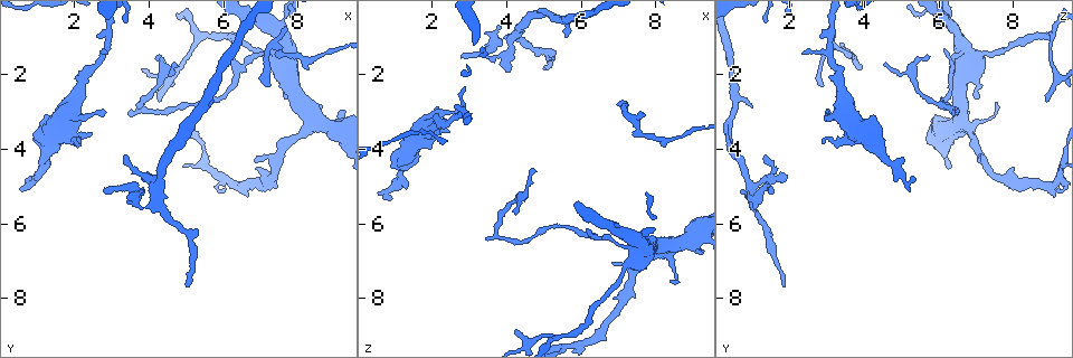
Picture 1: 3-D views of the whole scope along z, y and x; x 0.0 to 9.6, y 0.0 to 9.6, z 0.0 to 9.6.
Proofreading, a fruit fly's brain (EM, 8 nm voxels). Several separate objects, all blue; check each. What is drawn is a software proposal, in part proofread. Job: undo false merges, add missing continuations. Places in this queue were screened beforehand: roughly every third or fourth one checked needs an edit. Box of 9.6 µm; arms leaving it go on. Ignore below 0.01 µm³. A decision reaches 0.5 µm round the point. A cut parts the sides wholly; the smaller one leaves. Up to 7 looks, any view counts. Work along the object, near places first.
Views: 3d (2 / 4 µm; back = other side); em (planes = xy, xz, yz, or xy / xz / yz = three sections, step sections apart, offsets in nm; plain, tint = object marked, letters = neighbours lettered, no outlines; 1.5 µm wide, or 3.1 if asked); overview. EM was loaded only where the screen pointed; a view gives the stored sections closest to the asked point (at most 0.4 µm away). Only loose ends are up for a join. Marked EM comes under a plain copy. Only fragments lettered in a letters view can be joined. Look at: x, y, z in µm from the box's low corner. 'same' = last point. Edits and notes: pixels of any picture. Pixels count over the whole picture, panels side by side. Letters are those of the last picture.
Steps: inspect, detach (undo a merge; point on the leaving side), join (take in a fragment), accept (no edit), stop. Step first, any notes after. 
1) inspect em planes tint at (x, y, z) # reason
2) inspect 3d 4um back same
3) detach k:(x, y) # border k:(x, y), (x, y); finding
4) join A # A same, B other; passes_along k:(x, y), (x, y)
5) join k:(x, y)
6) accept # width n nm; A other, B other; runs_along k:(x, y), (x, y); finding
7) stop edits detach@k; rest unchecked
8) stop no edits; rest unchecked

inspect 3d 2um at (5.05, 7.65, 1.80) # end of a long branch

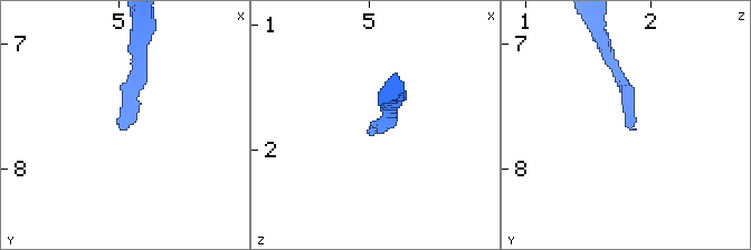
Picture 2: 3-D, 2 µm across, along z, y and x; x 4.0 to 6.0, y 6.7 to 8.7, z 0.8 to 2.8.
inspect em planes letters at (5.04, 7.70, 1.84)

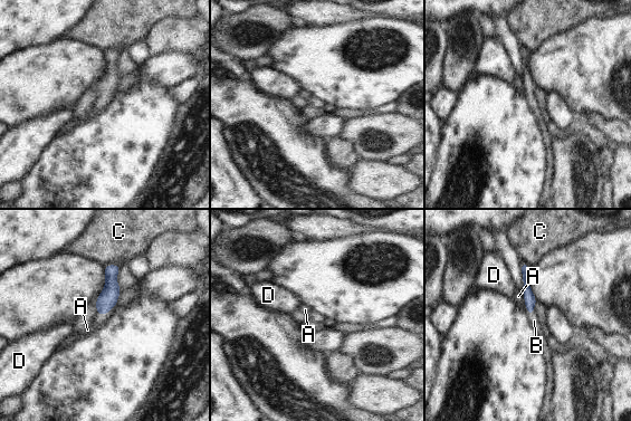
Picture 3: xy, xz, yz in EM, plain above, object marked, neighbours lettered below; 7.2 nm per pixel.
join B # A other, B same, C other, D other; passes_along 3:(107, 299), (103, 315), (98, 319); the cell continues

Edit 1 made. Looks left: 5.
inspect 3d 4um at (3.45, 4.15, 1.40) # thin end

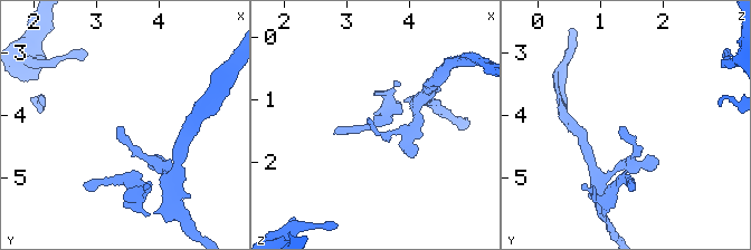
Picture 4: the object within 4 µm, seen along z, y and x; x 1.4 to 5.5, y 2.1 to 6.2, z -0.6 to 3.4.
inspect em xy step 8 letters at (3.35, 4.20, 1.40)

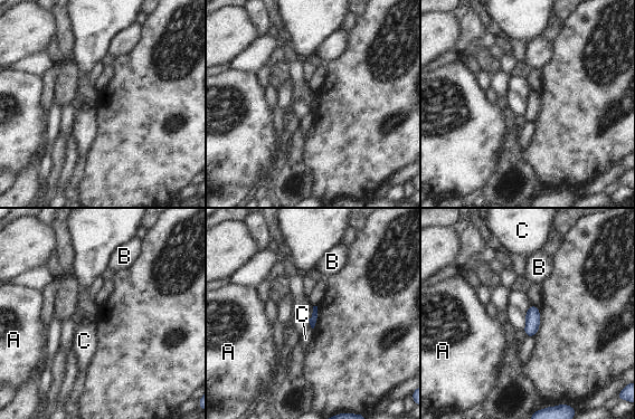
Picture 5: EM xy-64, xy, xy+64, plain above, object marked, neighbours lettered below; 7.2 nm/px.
accept # A other, B other, C other; border 5:(310, 324), (312, 329); no lettered fragment goes on from it

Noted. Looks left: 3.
inspect em planes letters at (5.30, 1.05, 9.10) # abrupt turn

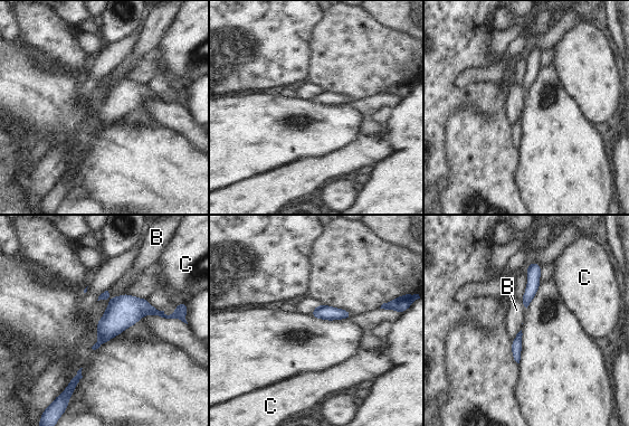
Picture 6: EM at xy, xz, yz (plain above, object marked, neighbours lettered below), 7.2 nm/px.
accept # B other, C other; border 6:(126, 293), (115, 295), (96, 323); one cell here

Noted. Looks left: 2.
stop edits join@3; rest unchecked

